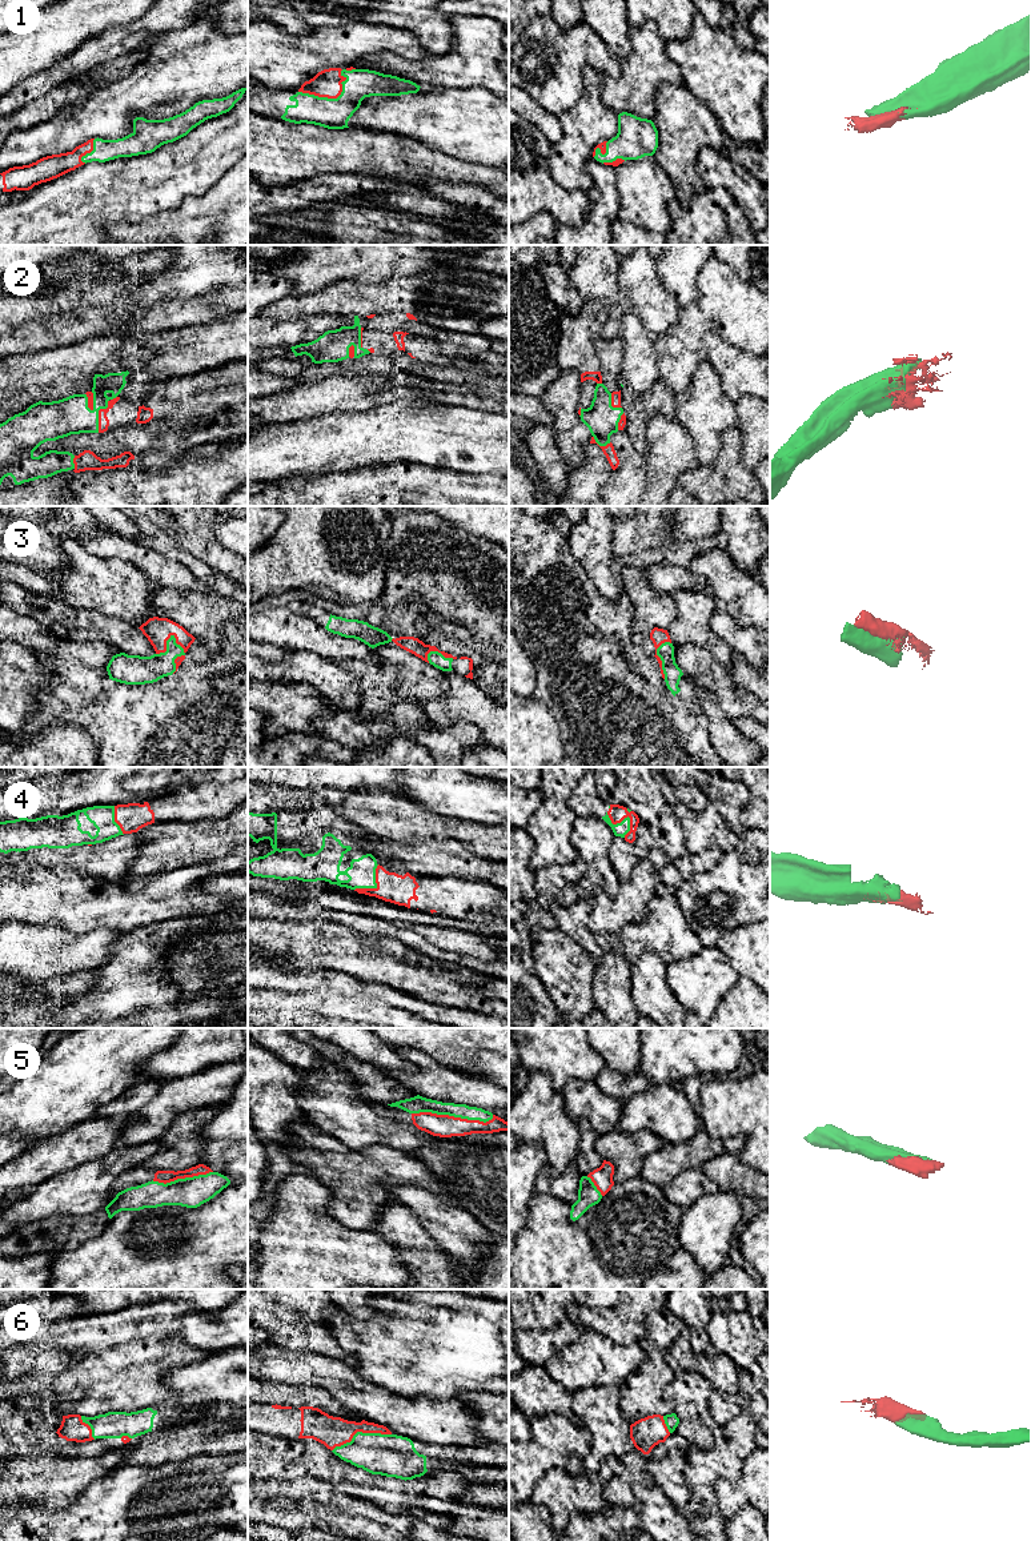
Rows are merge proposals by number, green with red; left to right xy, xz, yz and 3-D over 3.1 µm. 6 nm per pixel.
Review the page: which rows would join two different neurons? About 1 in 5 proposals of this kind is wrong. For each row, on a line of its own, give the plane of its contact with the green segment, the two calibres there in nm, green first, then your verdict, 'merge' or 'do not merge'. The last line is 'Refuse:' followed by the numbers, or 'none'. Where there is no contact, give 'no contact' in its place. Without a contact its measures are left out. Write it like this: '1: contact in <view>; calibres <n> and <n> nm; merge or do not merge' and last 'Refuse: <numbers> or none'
1: contact in xz; calibres 190 and 160 nm; merge
2: contact in xy; calibres 220 and 60 nm; merge
3: contact in xy; calibres 160 and 160 nm; merge
4: contact in yz; calibres 80 and 100 nm; merge
5: contact in xz; calibres 100 and 140 nm; merge
6: contact in xz; calibres 260 and 180 nm; merge
Refuse: none

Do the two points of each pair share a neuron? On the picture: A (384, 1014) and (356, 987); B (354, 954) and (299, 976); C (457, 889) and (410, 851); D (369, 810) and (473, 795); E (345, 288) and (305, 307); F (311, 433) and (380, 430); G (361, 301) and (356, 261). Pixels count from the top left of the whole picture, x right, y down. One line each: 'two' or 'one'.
A: two
B: two
C: two
D: two
E: one
F: one
G: two

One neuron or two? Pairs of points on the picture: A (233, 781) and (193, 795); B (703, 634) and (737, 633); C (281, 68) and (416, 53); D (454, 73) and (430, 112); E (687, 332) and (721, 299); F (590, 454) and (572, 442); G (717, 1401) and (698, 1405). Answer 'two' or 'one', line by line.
A: one
B: two
C: one
D: two
E: two
F: two
G: two

